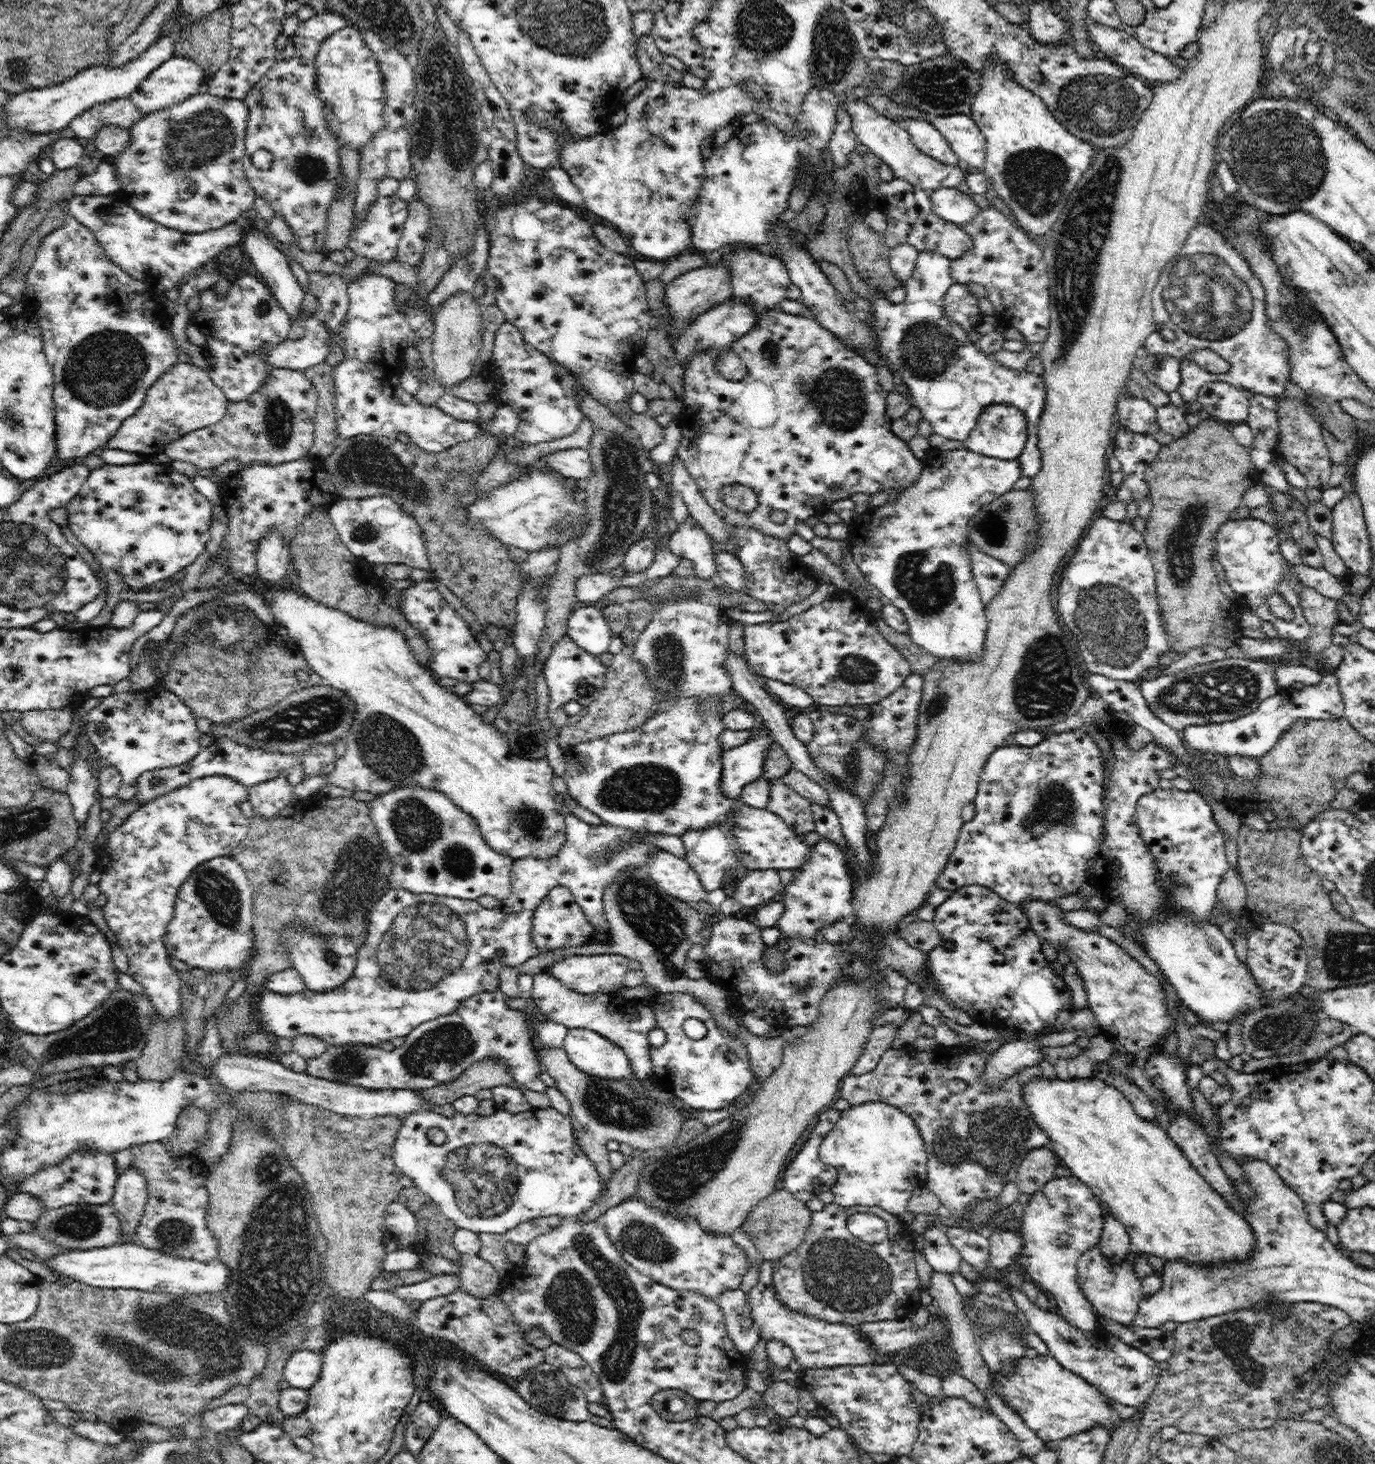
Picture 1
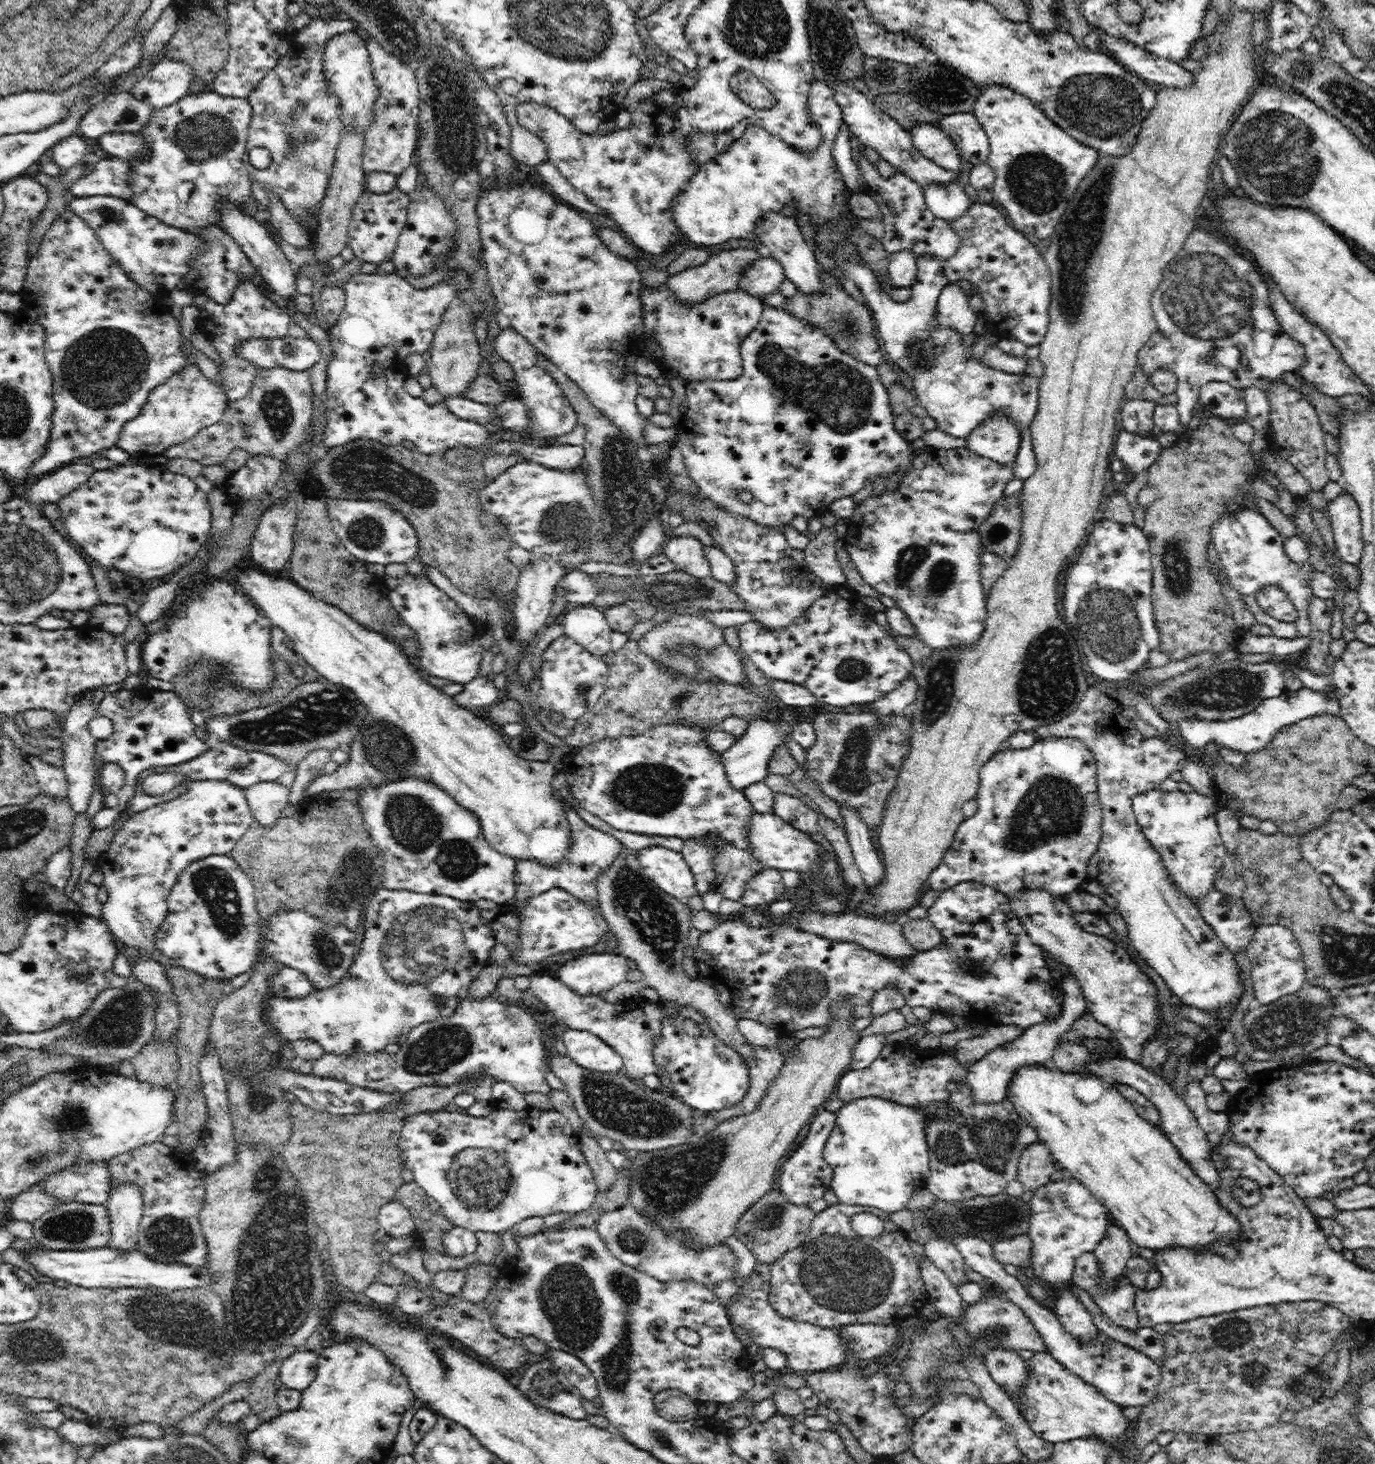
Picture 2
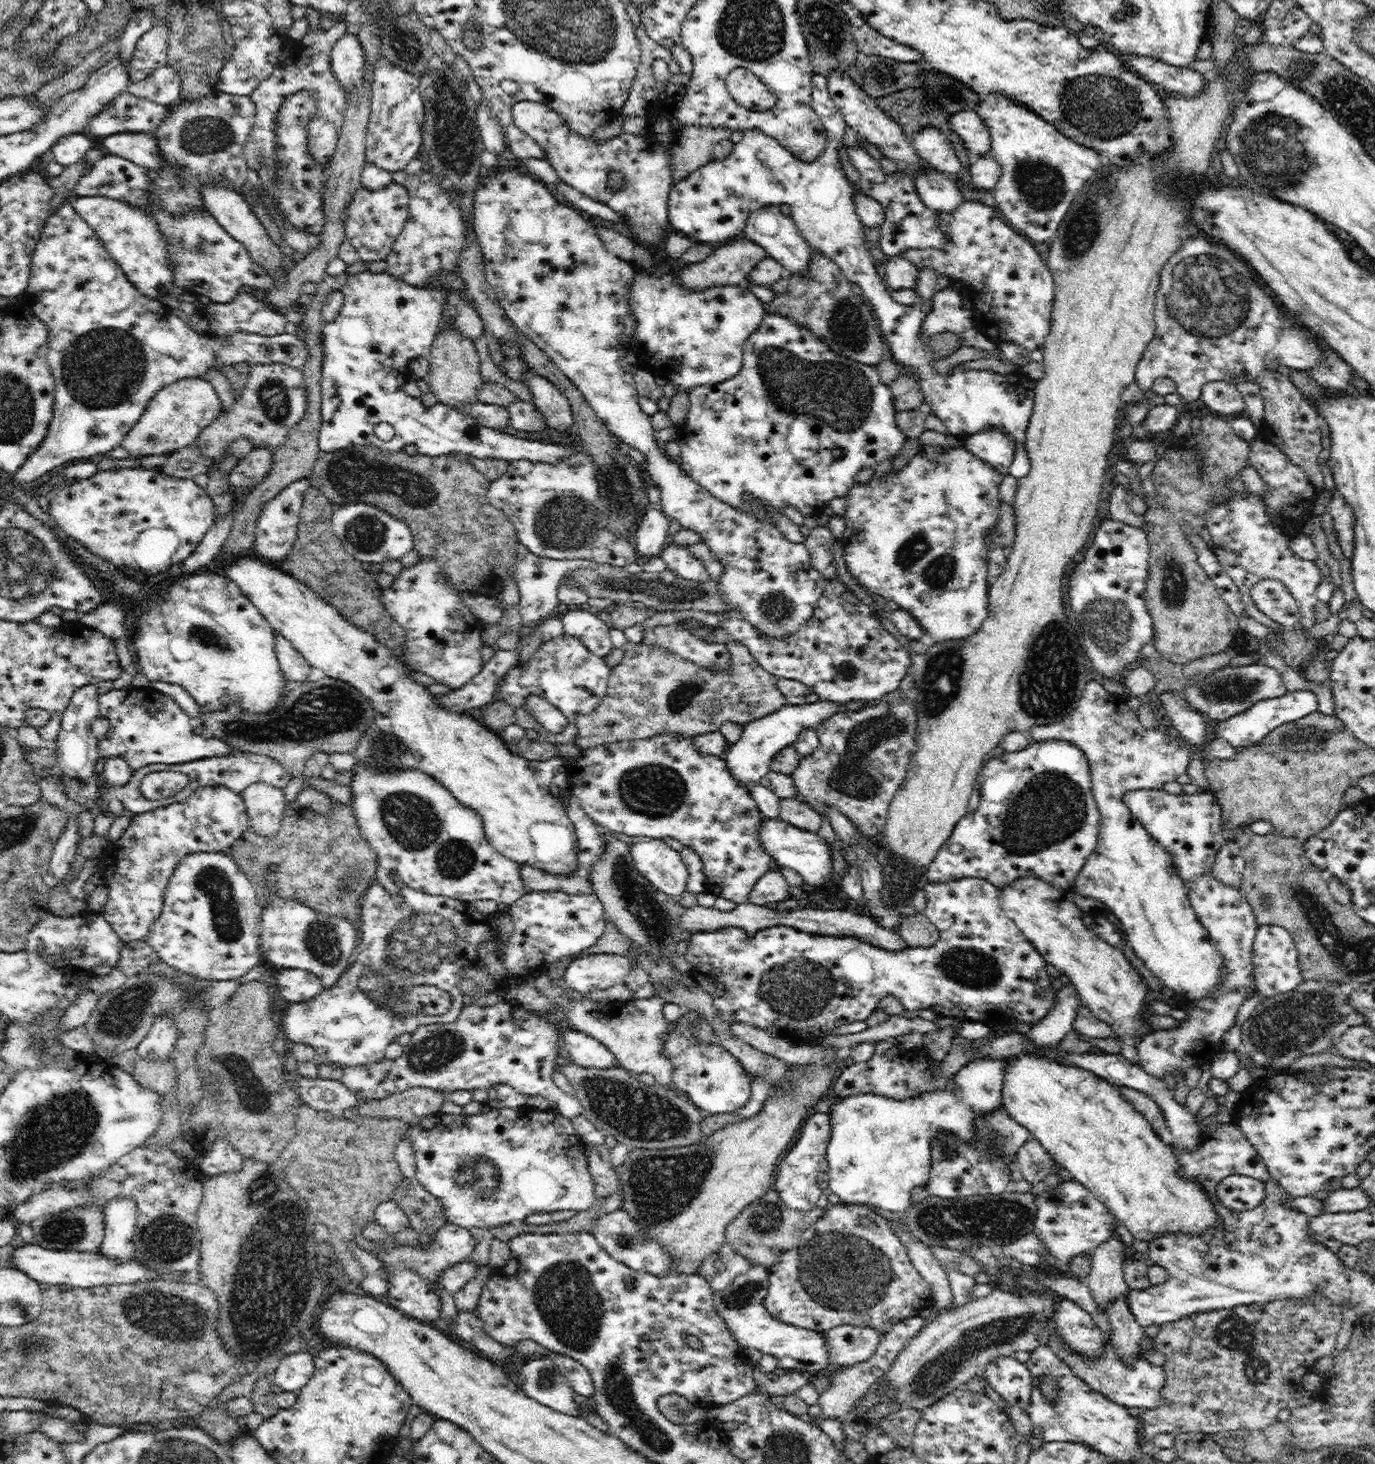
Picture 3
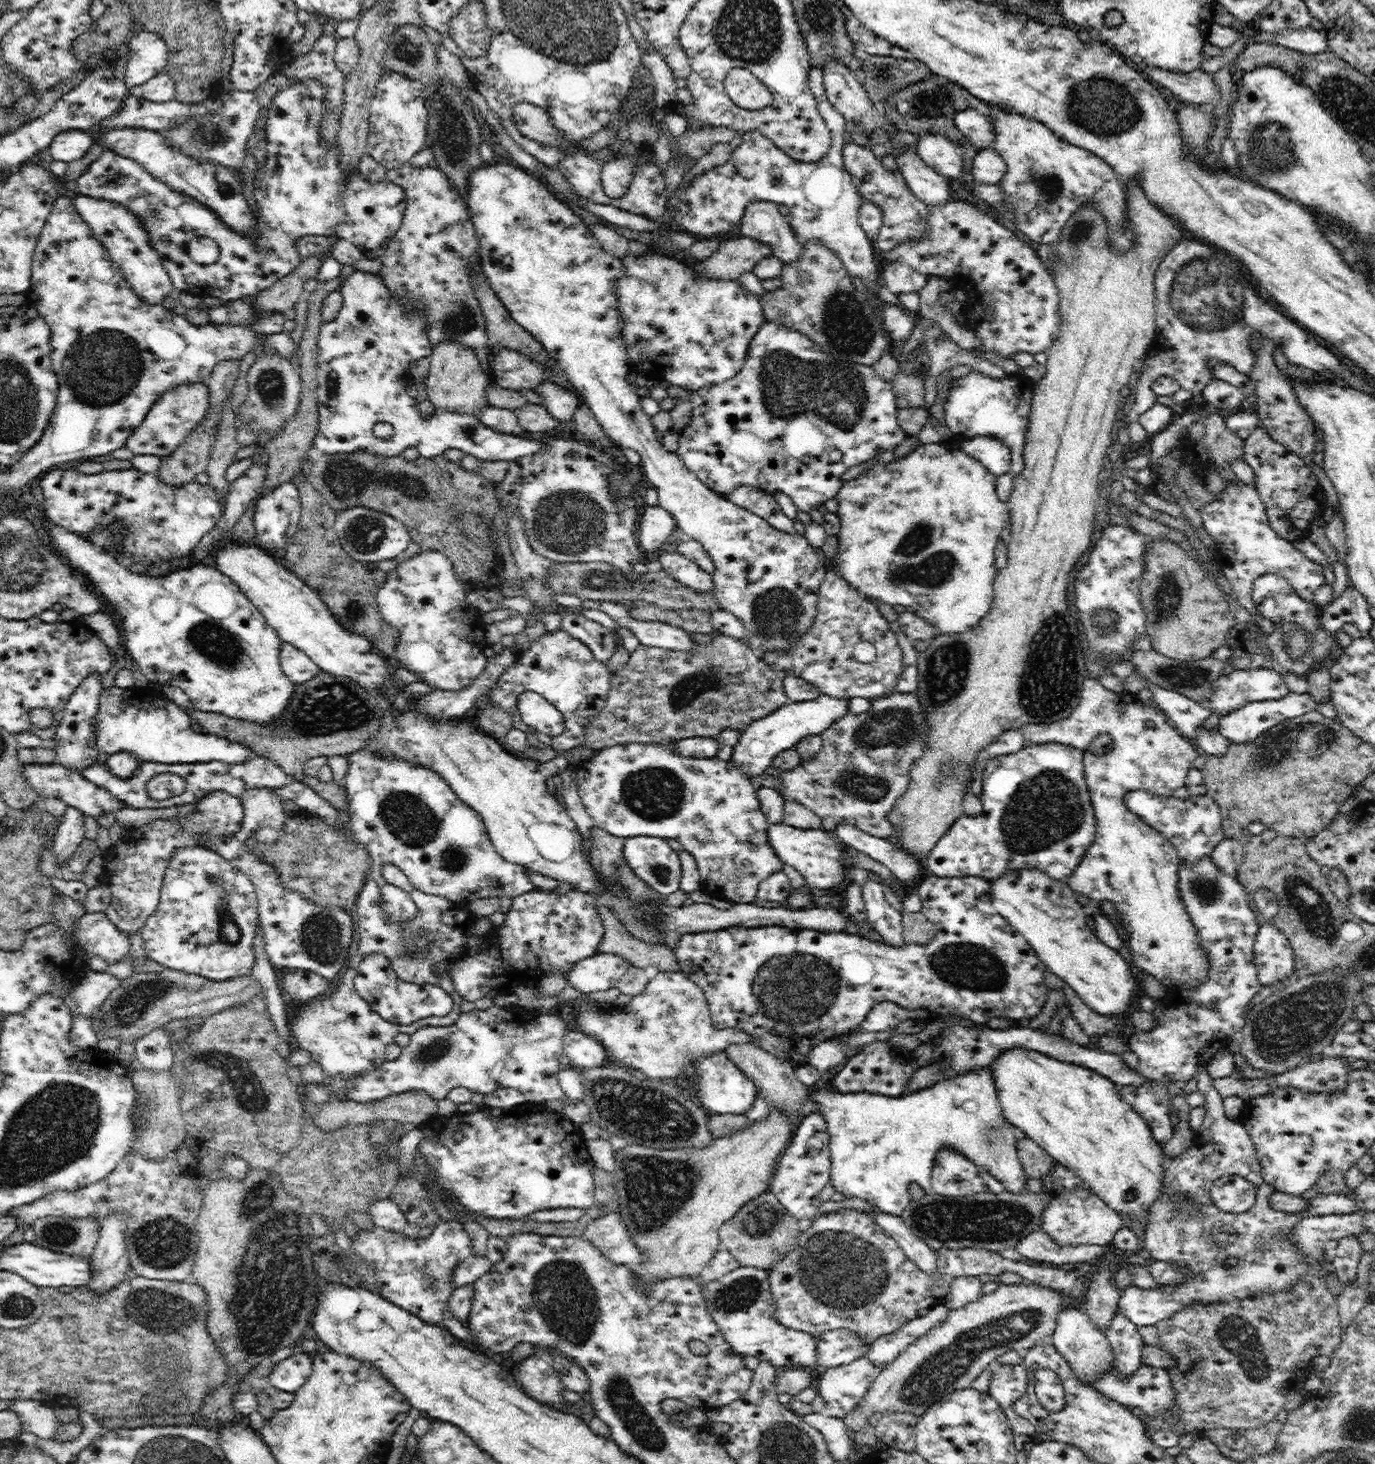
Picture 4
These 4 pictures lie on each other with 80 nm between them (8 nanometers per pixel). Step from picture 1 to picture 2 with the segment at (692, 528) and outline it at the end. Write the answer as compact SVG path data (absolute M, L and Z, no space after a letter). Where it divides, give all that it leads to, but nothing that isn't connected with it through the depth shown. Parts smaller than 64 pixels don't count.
M691 533L689 536L672 538L664 547L663 553L674 562L676 570L700 578L710 577L710 563L704 553L704 544Z

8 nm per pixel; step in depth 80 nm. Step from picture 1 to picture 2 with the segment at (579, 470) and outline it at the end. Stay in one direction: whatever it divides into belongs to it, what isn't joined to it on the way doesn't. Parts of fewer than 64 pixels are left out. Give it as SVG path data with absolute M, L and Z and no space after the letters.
M453 270L452 280L436 284L426 290L413 288L404 276L375 272L373 274L362 274L360 271L355 273L346 285L345 306L338 318L338 323L326 326L332 341L334 356L328 364L327 385L327 408L326 426L324 426L324 438L322 443L330 450L332 447L342 446L343 444L358 439L370 439L380 441L380 443L395 445L403 440L410 440L415 444L418 451L427 455L436 455L450 449L464 446L470 449L488 449L491 453L499 455L518 455L523 460L541 464L544 467L556 468L564 472L574 472L582 470L585 464L585 450L583 446L572 446L564 444L544 444L530 445L520 441L491 440L491 433L485 425L478 421L464 420L458 418L450 412L446 404L439 403L429 406L422 398L414 398L403 388L405 375L397 372L396 365L404 363L408 356L414 353L425 354L428 347L434 341L435 333L442 322L445 310L457 300L457 290L471 290L471 279L464 270Z

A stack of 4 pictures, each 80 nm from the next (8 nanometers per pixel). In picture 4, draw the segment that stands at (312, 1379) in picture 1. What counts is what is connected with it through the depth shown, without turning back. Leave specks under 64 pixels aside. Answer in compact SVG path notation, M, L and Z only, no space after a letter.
M301 1349L271 1367L267 1374L270 1384L282 1391L295 1393L311 1375L313 1360L310 1354Z

